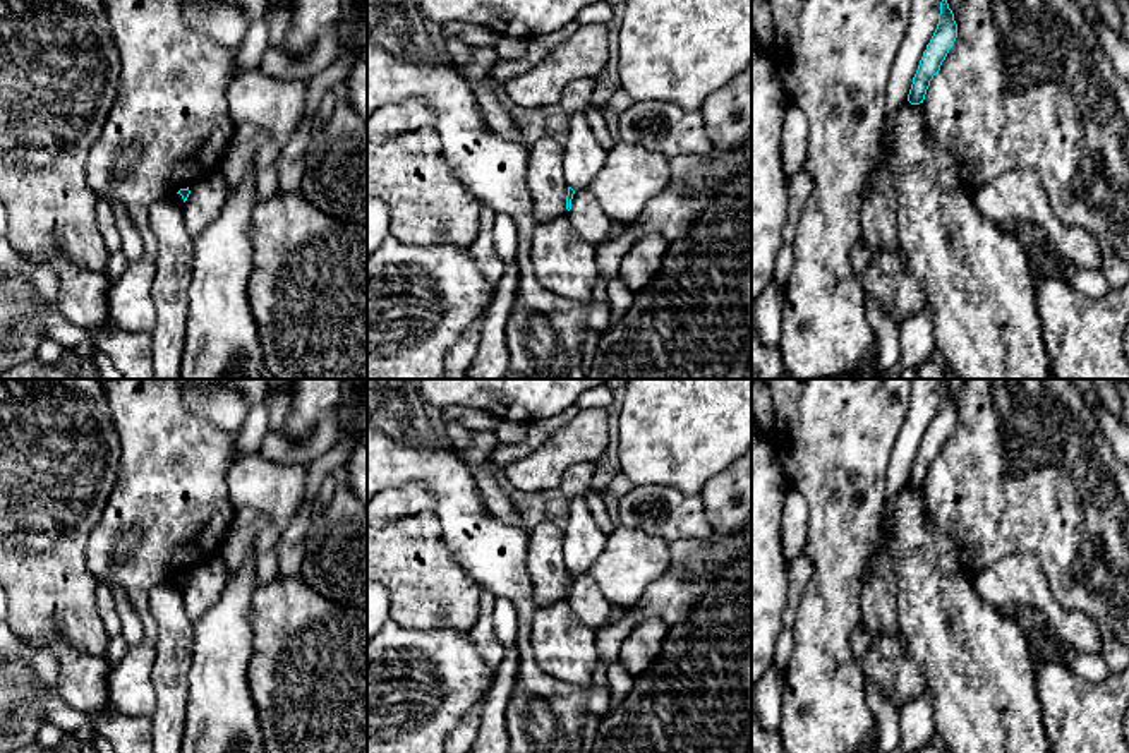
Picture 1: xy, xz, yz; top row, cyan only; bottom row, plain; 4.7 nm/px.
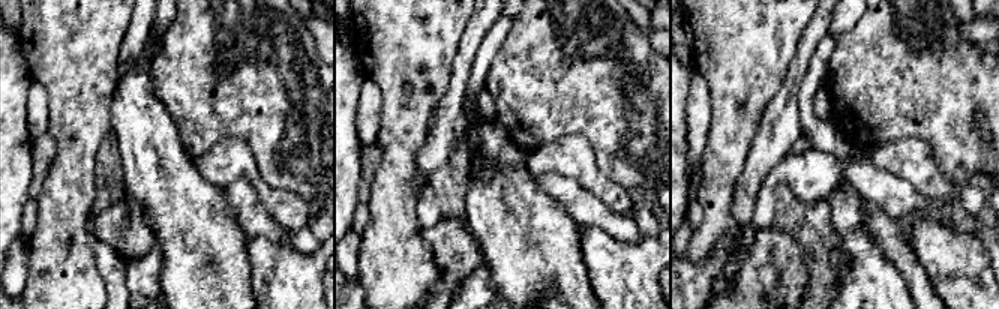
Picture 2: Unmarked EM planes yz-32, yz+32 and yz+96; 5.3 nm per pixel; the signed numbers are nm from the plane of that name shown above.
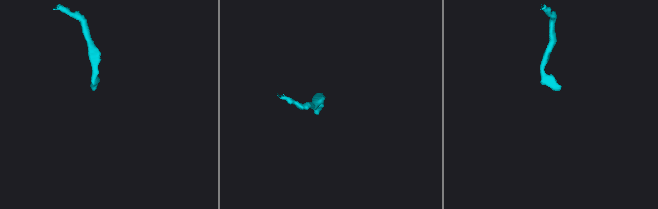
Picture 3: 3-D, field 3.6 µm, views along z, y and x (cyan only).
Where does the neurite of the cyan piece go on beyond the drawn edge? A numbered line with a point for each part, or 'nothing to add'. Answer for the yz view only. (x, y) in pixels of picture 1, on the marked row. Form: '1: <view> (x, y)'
nothing to add

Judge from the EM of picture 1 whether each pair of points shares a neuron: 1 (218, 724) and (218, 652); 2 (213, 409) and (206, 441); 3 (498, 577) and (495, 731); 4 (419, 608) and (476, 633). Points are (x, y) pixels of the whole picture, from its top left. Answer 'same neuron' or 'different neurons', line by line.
1: same neuron
2: different neurons
3: different neurons
4: different neurons

